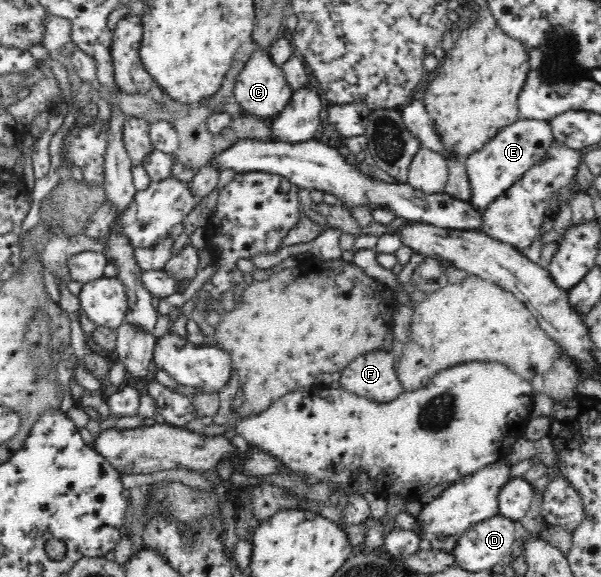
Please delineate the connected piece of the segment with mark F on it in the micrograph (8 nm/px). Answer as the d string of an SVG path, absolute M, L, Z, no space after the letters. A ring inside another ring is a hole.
M366 350L335 377L335 384L368 400L391 403L405 391L397 374L397 350Z

